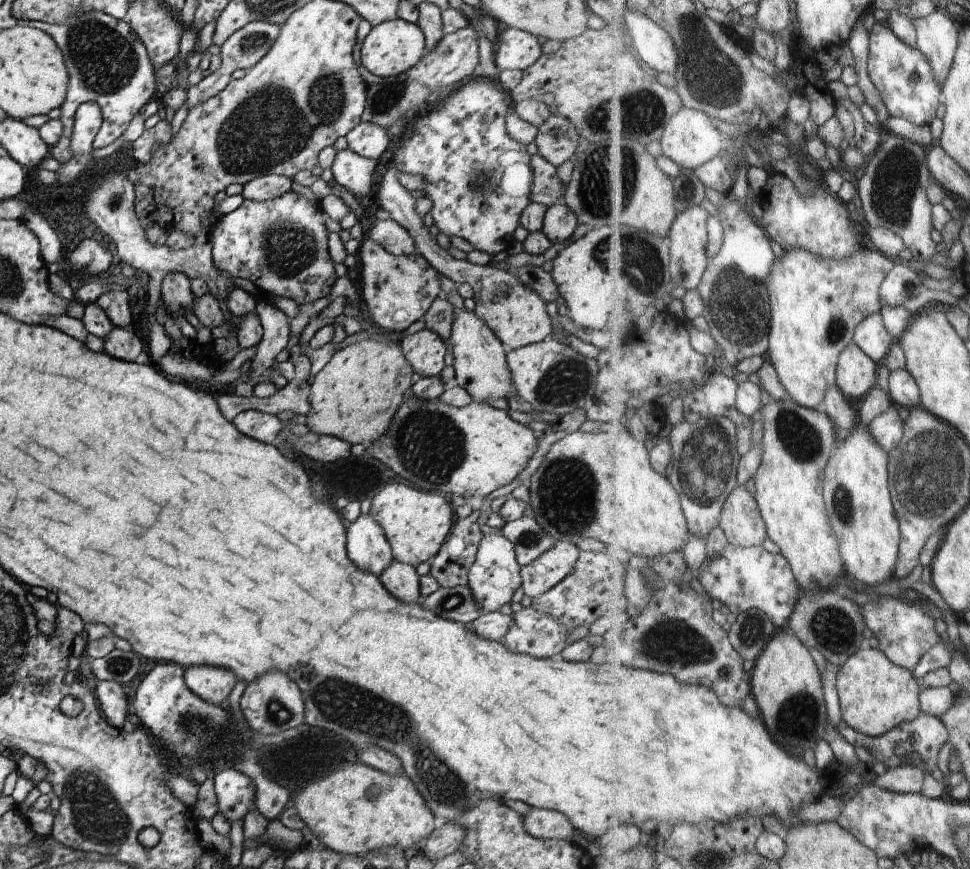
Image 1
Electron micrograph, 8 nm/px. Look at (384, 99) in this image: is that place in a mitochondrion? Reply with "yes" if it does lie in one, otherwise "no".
yes

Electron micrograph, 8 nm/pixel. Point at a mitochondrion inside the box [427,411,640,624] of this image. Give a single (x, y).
(567, 505)

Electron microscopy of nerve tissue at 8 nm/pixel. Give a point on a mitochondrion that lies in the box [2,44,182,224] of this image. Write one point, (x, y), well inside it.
(113, 201)

